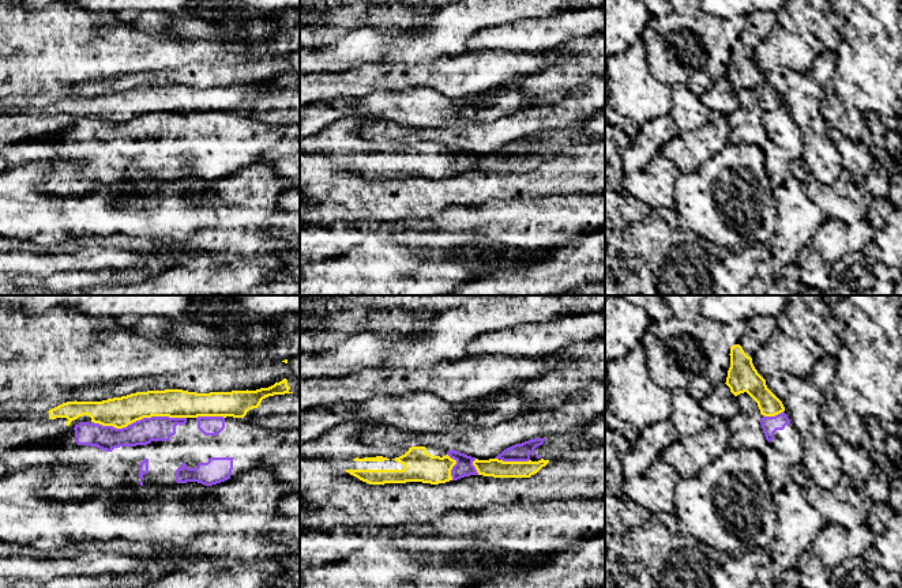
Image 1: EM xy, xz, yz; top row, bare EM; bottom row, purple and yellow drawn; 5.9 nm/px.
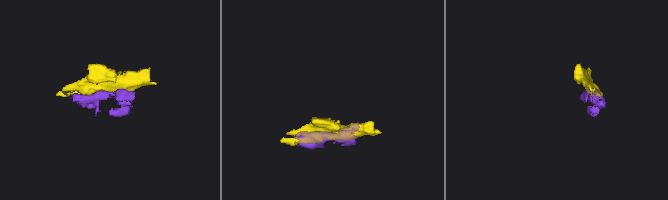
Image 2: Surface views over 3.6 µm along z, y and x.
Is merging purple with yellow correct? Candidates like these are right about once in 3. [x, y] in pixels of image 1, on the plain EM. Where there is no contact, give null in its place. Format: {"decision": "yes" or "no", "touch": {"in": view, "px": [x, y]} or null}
{"decision": "no", "touch": {"in": "xy", "px": [141, 115]}}

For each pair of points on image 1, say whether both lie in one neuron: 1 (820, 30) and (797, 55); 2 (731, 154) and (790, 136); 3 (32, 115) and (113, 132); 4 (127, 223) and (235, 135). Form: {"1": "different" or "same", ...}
{"1": "same", "2": "different", "3": "different", "4": "different"}

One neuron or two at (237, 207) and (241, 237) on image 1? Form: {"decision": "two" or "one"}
{"decision": "one"}

